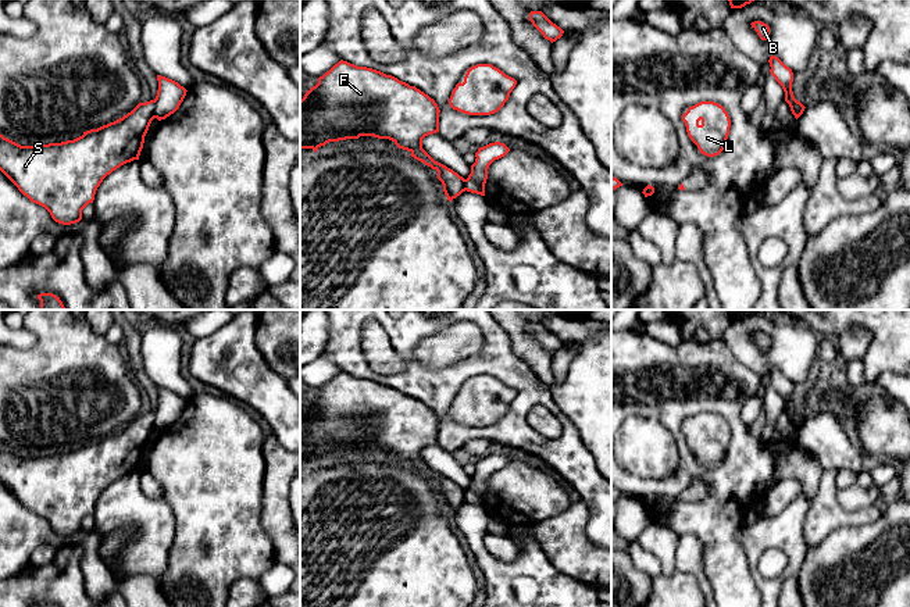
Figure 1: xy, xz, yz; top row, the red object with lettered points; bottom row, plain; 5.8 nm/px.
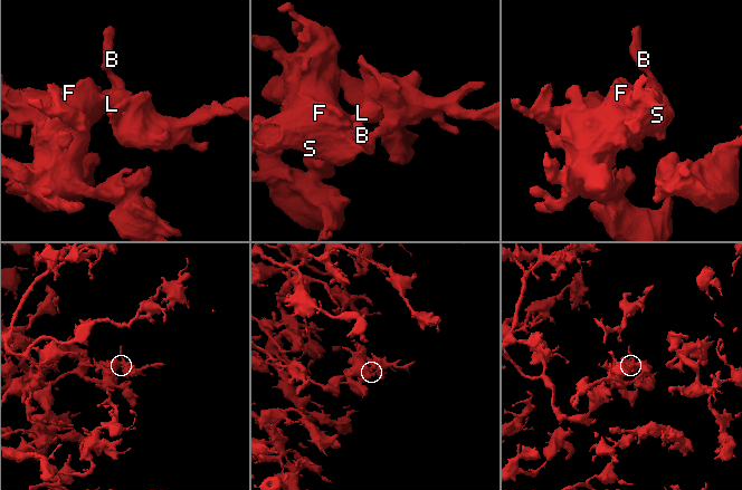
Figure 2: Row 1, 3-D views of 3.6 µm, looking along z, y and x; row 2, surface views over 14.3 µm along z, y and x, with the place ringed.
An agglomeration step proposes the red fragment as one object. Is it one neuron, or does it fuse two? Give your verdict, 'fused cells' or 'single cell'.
fused cells

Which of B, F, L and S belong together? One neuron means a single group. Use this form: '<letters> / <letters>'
B / F L S

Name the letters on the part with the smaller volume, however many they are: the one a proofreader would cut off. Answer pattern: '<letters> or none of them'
B

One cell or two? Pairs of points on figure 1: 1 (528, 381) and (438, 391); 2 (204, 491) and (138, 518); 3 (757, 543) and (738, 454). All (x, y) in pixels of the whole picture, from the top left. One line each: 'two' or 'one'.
1: one
2: two
3: two

